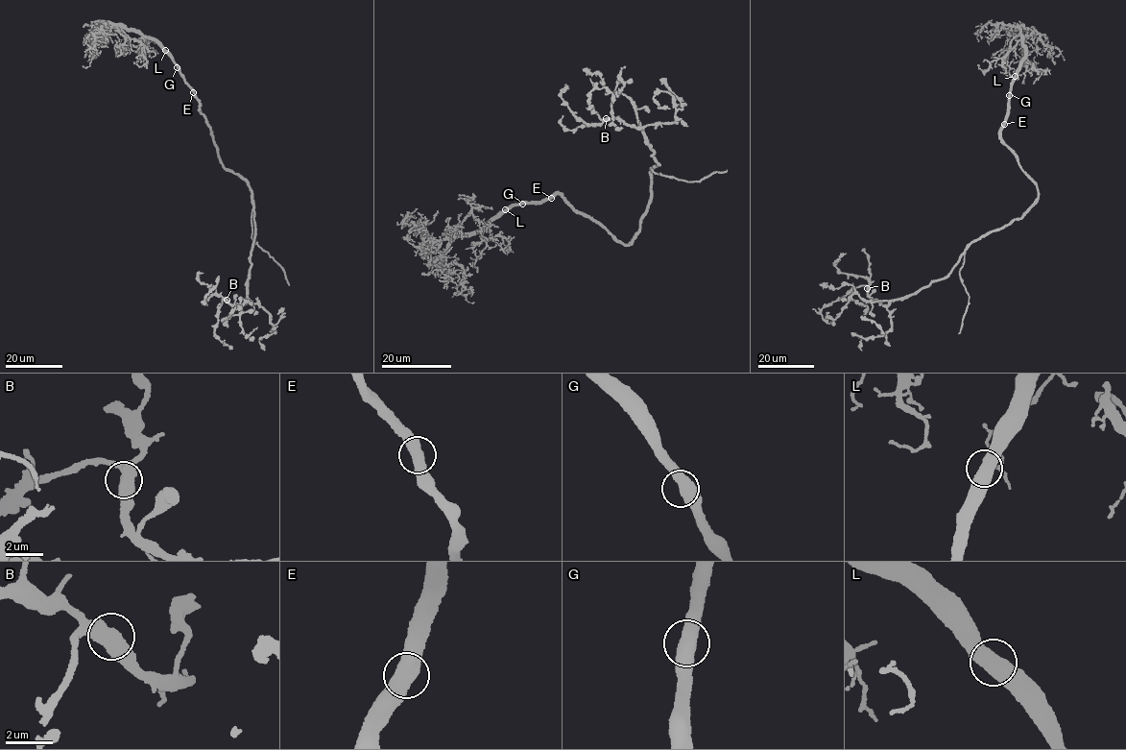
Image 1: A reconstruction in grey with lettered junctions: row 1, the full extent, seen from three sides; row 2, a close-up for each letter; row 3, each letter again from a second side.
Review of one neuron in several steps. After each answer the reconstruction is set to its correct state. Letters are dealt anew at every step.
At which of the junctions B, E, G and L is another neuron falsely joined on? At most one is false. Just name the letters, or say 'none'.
none

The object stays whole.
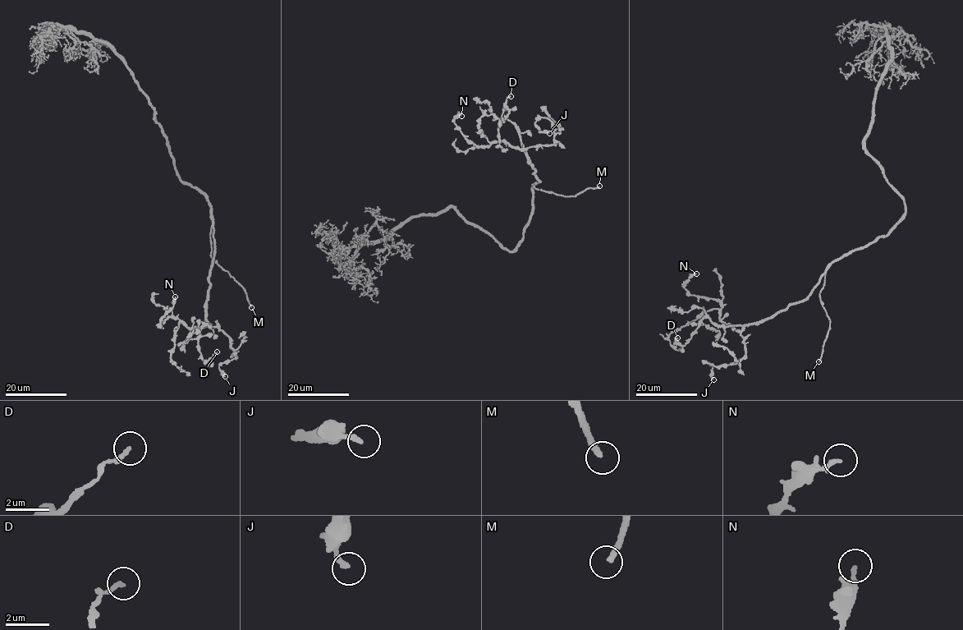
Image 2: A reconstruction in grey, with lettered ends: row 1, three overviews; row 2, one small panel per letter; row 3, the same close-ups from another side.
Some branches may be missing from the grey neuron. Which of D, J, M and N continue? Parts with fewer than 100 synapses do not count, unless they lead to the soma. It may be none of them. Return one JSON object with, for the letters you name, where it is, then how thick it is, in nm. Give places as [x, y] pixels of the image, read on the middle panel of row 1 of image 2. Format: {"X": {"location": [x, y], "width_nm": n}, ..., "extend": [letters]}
{"M": {"location": [599, 186], "width_nm": 260}, "extend": ["M"]}

